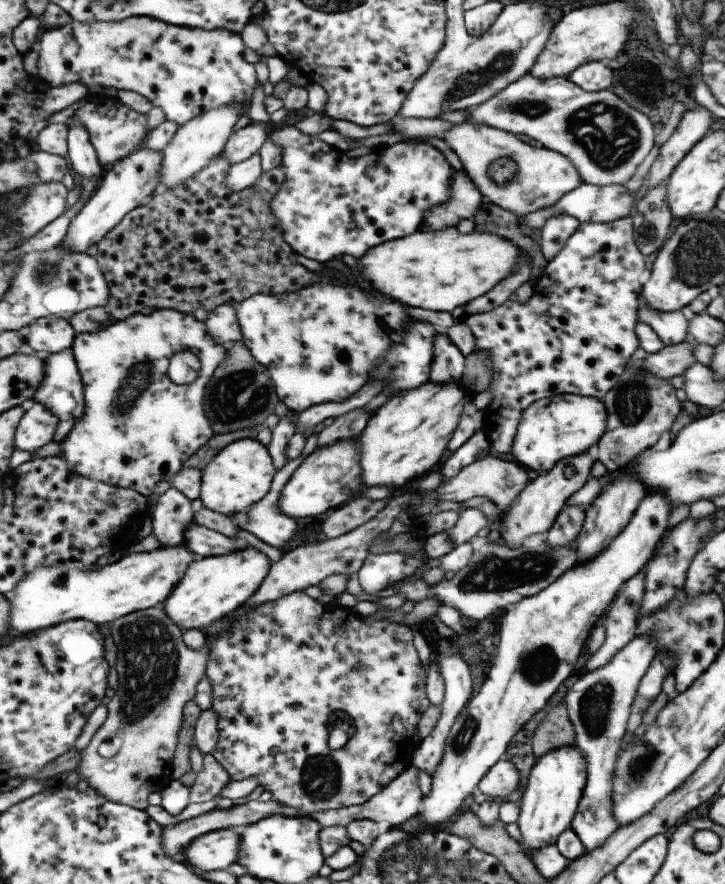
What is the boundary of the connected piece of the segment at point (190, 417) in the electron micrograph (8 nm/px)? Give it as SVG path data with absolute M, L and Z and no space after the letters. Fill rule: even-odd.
M156 310L154 314L146 316L146 314L134 314L126 318L124 321L113 321L102 330L96 333L81 333L77 334L74 338L72 349L72 355L81 377L81 382L84 388L84 411L74 427L60 443L60 458L62 458L68 469L77 476L91 479L92 481L102 482L110 484L111 486L123 487L135 489L144 497L151 497L154 493L156 484L162 481L171 481L172 478L185 466L185 463L200 449L204 447L204 444L213 438L215 433L210 429L210 424L204 415L202 409L202 402L204 399L204 392L207 389L208 382L212 378L212 374L216 371L216 368L224 361L226 357L227 347L214 343L214 340L206 333L204 322L198 322L192 316L186 316L186 314L180 314L176 310ZM181 351L191 351L198 356L201 361L201 370L199 376L188 385L176 385L168 379L168 368L170 358L174 354Z

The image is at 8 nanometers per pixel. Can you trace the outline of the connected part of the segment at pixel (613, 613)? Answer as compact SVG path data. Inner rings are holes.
M645 566L640 573L629 579L613 601L606 618L606 642L580 668L579 673L605 666L620 650L637 638L637 617L645 594L646 570Z

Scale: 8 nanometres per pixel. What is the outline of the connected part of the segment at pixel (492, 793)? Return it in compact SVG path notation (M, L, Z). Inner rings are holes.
M509 760L499 762L480 780L477 785L481 793L494 800L506 801L520 782L518 768Z

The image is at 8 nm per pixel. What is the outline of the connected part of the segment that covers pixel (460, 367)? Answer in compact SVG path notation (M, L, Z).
M439 329L434 344L434 359L430 370L432 383L458 383L462 379L466 358L452 342L449 342L444 330Z

